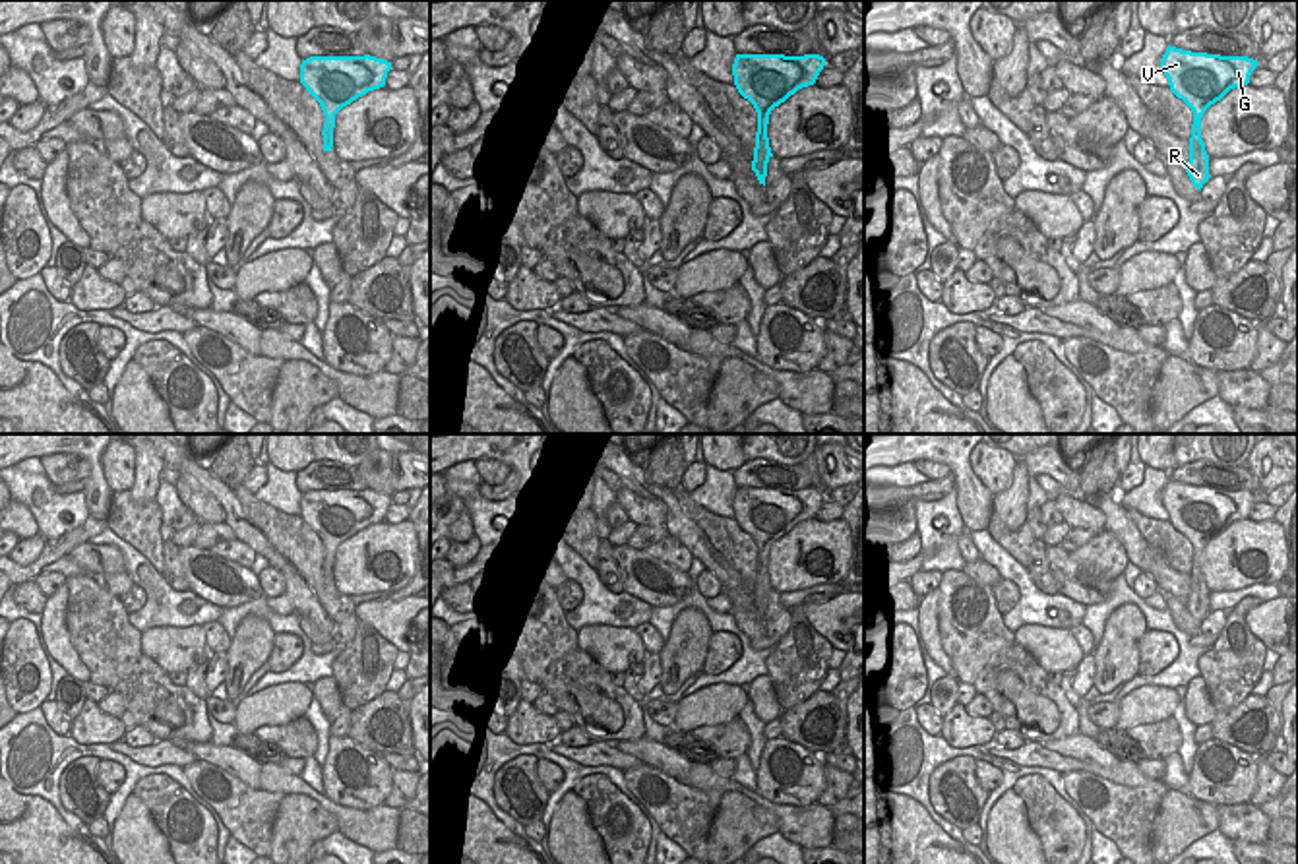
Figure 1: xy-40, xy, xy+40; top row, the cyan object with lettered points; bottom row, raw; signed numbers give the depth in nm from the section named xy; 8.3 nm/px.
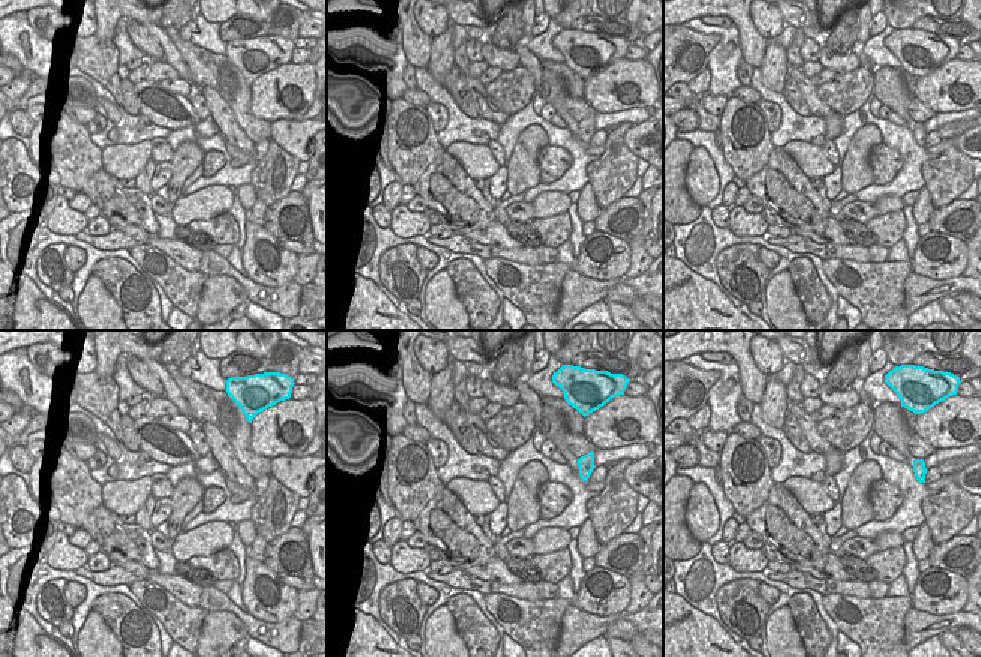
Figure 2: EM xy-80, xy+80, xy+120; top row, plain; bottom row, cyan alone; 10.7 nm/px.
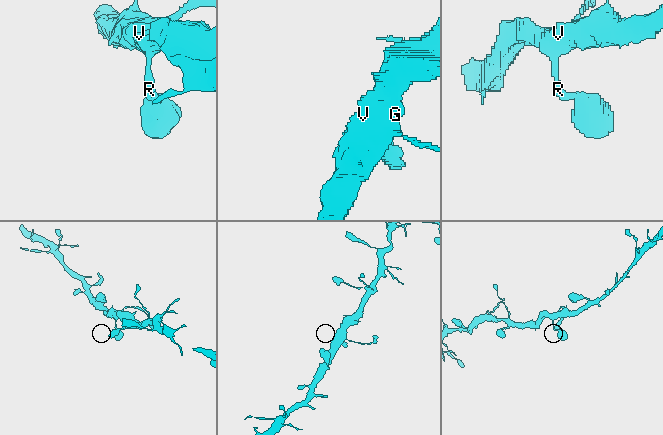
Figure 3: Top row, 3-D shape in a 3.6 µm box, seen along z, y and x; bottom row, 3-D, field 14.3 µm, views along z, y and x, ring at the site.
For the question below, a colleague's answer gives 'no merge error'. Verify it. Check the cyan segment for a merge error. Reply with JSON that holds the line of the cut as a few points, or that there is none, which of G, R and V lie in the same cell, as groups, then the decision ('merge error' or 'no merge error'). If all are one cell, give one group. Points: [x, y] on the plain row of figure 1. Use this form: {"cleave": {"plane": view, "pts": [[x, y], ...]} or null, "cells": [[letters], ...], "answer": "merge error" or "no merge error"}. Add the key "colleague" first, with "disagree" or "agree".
{"colleague": "agree", "cleave": null, "cells": [["G", "R", "V"]], "answer": "no merge error"}

